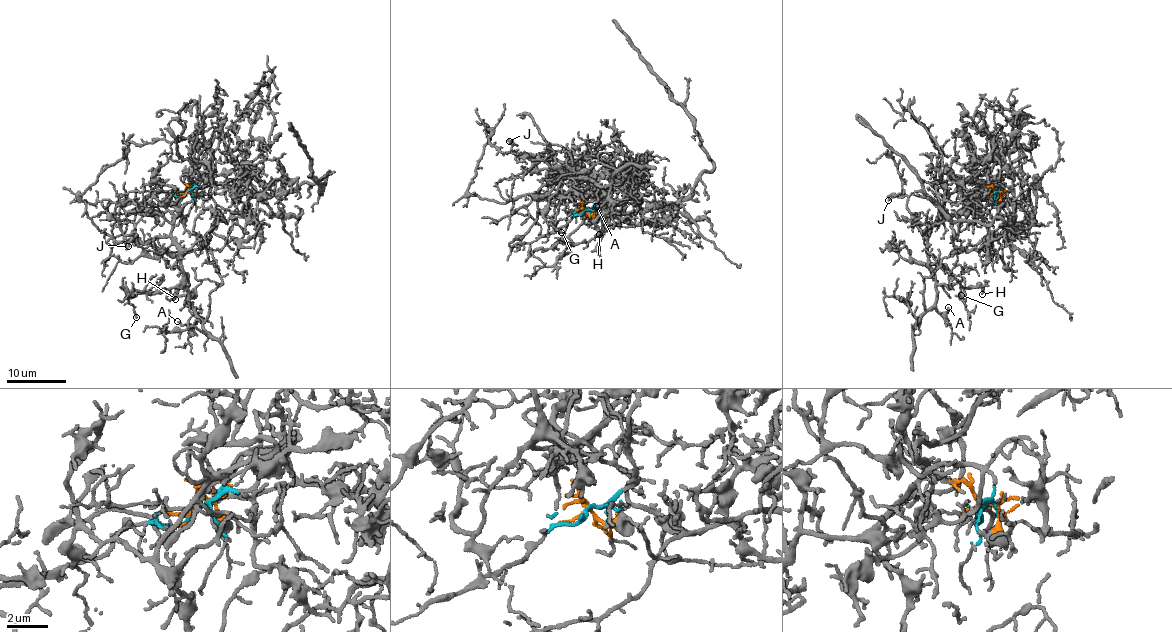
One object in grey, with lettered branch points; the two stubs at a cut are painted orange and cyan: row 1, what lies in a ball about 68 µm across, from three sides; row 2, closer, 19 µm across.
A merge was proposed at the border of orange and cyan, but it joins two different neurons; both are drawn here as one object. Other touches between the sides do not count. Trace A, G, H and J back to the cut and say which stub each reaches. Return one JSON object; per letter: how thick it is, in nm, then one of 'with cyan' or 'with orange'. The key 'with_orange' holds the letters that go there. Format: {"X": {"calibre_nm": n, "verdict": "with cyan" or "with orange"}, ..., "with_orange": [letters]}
{"A": {"calibre_nm": 150, "verdict": "with orange"}, "G": {"calibre_nm": 160, "verdict": "with orange"}, "H": {"calibre_nm": 180, "verdict": "with orange"}, "J": {"calibre_nm": 120, "verdict": "with orange"}, "with_orange": ["A", "G", "H", "J"]}

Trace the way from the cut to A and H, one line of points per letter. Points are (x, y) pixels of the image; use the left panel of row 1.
A: (185, 192), (187, 185), (176, 204), (180, 214), (171, 239), (197, 321), (177, 322)
H: (185, 192), (171, 239), (189, 298), (194, 289), (175, 292), (175, 299)

